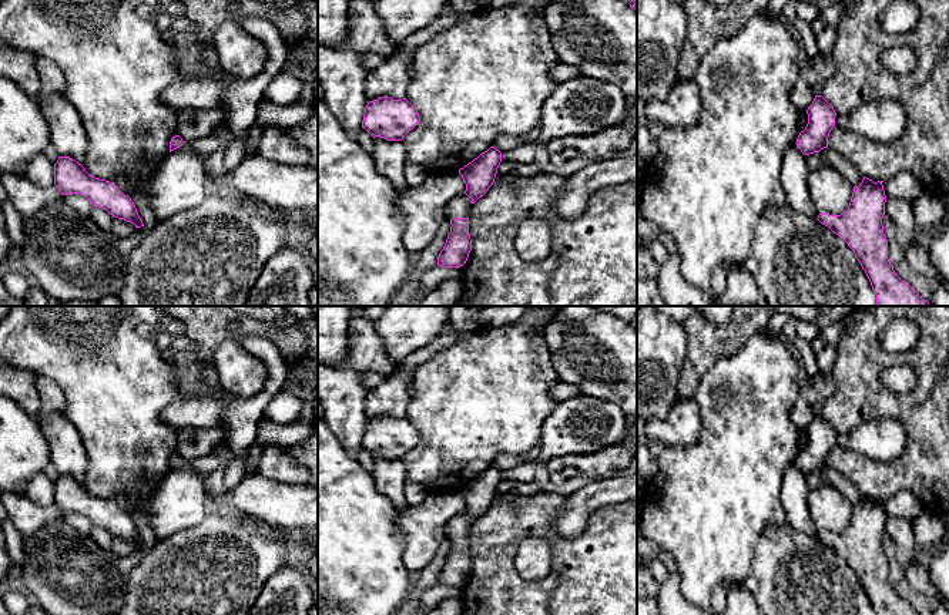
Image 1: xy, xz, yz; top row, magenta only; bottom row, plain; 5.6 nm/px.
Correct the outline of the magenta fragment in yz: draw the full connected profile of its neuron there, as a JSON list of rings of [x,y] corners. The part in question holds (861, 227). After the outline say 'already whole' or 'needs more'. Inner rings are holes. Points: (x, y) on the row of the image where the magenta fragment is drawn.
[[[864,177],[862,182],[854,186],[849,206],[844,214],[819,214],[816,219],[842,238],[854,251],[855,258],[859,261],[876,295],[878,306],[929,306],[928,300],[923,300],[908,282],[895,273],[888,259],[888,241],[882,225],[886,195],[882,182],[883,181],[873,182]]] | already whole

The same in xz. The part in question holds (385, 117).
[[[380,97],[369,101],[362,121],[373,138],[380,137],[388,141],[402,141],[420,121],[418,110],[406,100]]] | already whole

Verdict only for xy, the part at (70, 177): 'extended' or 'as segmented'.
as segmented

